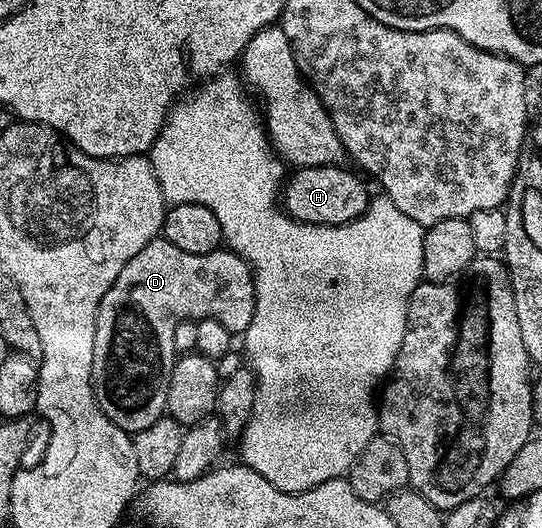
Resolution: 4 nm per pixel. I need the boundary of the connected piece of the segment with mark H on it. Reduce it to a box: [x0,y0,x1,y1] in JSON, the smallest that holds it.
[283,166,371,224]

